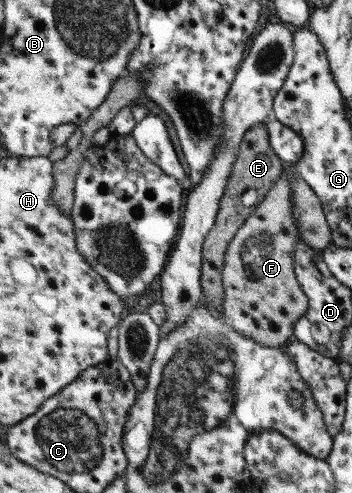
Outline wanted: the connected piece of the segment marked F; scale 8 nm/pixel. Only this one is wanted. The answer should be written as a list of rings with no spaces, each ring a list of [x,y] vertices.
[[[285,163],[284,171],[282,171],[282,177],[275,182],[270,193],[260,203],[254,214],[239,228],[237,234],[230,243],[230,248],[226,253],[226,261],[223,274],[223,283],[225,288],[224,297],[224,314],[230,321],[230,325],[239,332],[239,334],[257,340],[265,347],[279,347],[287,345],[289,342],[295,340],[295,324],[303,318],[303,316],[310,310],[310,299],[303,289],[302,283],[298,280],[294,266],[294,249],[299,241],[307,242],[313,249],[322,252],[326,247],[331,246],[332,243],[332,229],[330,223],[327,221],[326,213],[320,200],[320,197],[313,191],[313,188],[299,175],[294,164]]]

